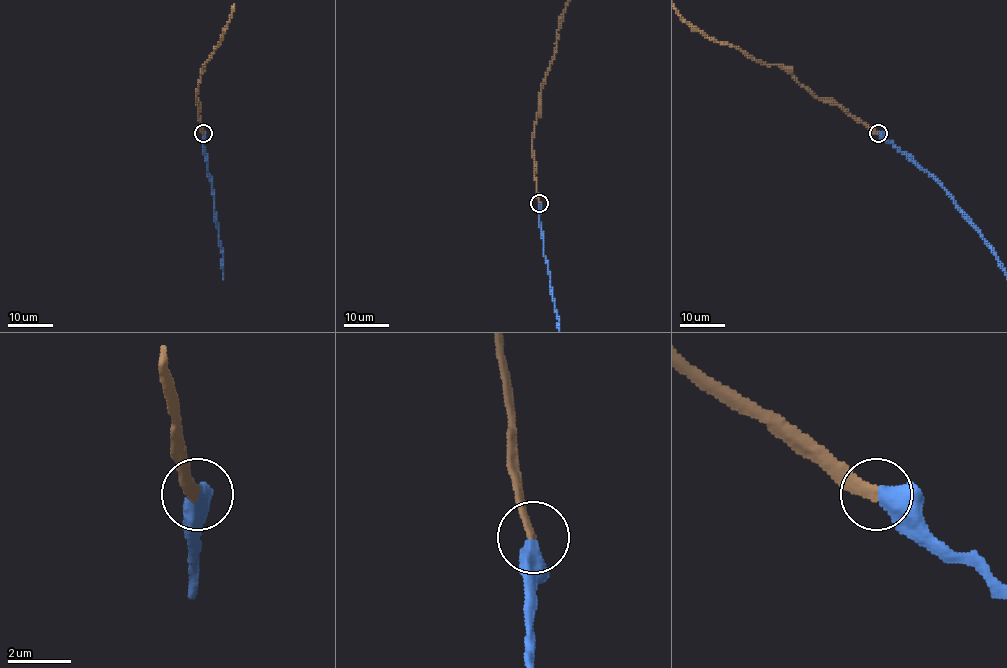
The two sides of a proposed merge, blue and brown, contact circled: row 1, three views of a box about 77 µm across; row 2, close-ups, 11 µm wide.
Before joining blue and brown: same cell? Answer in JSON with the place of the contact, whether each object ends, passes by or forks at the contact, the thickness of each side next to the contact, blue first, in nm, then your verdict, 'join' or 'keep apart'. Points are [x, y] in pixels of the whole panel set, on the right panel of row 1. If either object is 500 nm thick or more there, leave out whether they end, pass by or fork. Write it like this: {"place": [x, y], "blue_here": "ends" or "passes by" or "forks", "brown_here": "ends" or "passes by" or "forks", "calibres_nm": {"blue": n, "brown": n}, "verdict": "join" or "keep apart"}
{"place": [878, 133], "calibres_nm": {"blue": 550, "brown": 320}, "verdict": "join"}

